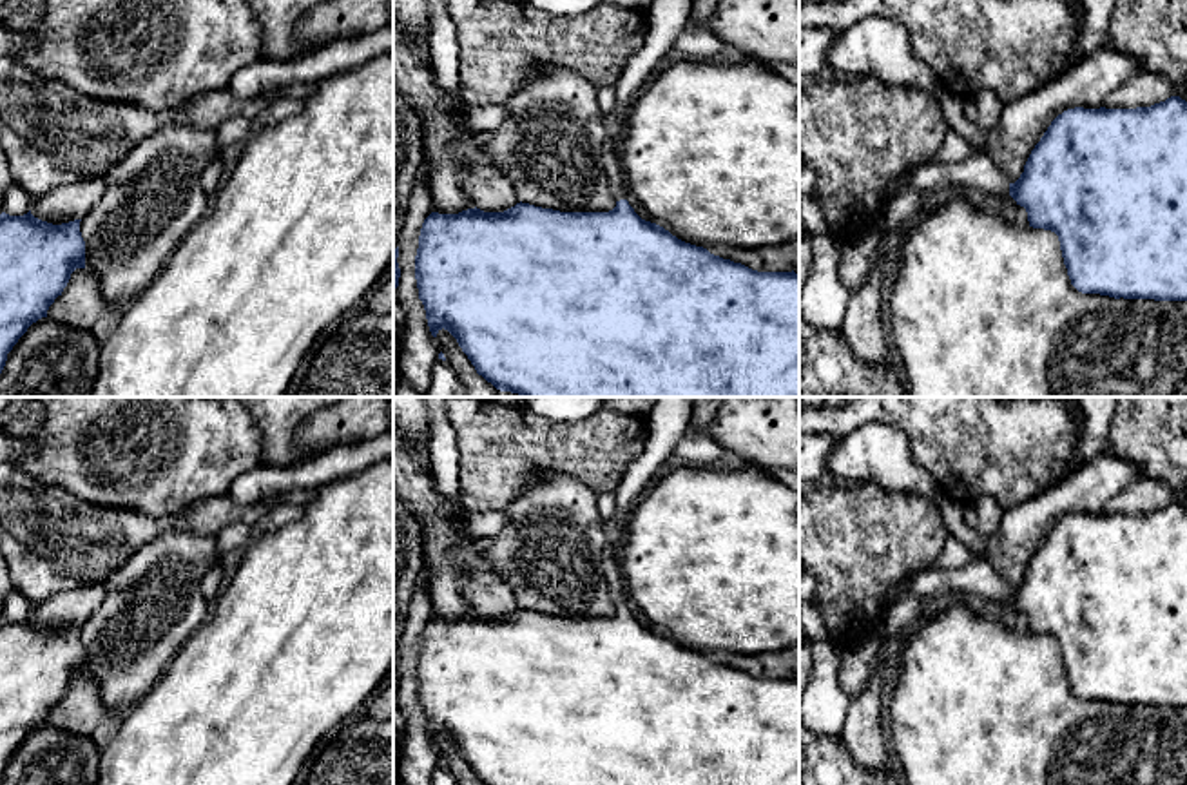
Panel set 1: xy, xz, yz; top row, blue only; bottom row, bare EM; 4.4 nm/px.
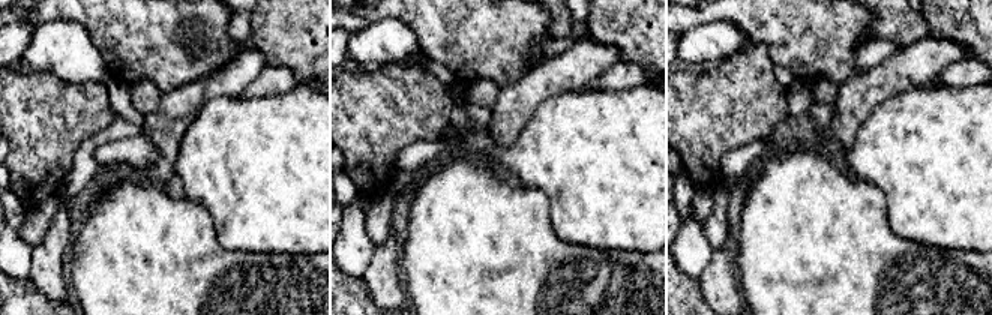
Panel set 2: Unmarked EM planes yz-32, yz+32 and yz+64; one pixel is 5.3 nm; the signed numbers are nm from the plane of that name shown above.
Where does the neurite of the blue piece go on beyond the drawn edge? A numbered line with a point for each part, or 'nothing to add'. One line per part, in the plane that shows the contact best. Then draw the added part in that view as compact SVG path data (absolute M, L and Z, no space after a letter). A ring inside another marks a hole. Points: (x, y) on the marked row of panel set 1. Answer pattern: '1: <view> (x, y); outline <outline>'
1: xz (667, 19); outline M652 0L647 15L647 34L643 47L625 63L614 89L616 109L605 114L603 165L607 183L616 201L627 199L627 183L620 158L620 140L627 114L645 87L658 62L674 47L678 36L690 24L692 0Z

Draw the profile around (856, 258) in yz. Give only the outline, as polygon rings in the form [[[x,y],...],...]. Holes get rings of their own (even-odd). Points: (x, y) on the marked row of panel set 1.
[[[873,225],[866,228],[861,236],[857,236],[854,241],[841,247],[837,274],[841,283],[850,292],[863,286],[873,265],[881,236],[881,227]]]

